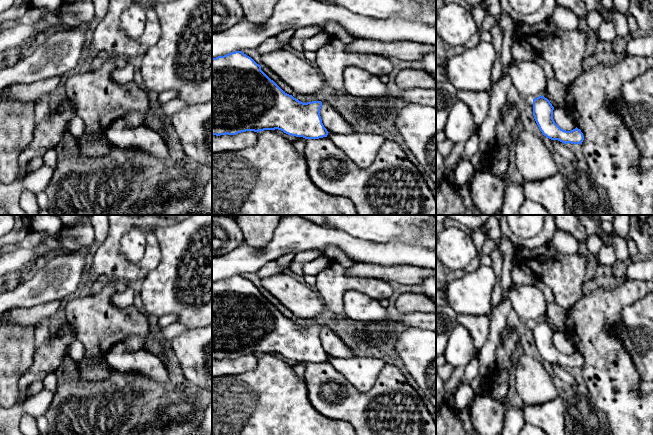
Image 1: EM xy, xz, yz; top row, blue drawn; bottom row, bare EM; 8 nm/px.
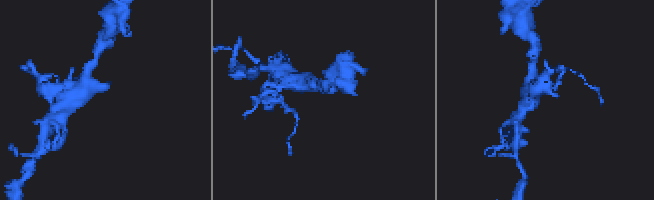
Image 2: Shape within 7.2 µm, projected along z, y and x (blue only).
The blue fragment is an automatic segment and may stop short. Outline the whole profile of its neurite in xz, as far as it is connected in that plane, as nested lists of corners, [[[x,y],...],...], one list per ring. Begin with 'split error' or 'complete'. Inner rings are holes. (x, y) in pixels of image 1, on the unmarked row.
complete | [[[242,275],[212,282],[212,359],[278,353],[305,363],[327,361],[329,356],[322,347],[321,331],[321,325],[303,327],[285,317]]]

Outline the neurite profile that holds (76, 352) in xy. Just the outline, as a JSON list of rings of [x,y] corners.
[[[76,339],[70,346],[68,356],[72,359],[73,362],[79,364],[85,355],[85,348],[83,344]]]

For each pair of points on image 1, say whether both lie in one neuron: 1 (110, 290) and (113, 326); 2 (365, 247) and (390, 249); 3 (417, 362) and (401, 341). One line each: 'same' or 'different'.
1: same
2: same
3: same

